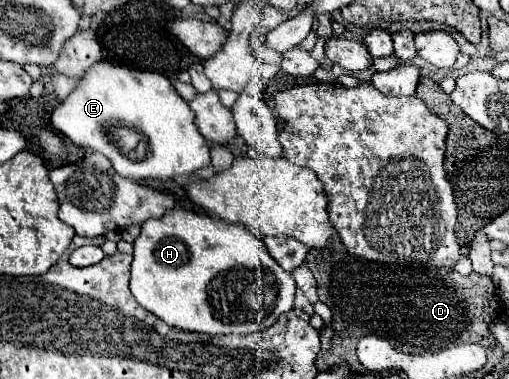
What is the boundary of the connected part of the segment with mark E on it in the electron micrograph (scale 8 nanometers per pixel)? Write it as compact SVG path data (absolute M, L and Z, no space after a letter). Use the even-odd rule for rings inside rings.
M98 60L94 68L88 68L88 72L78 80L72 94L54 108L50 122L76 146L104 154L120 176L136 182L192 174L210 164L206 140L194 126L194 112L188 102L180 98L172 82L158 72L128 68L112 60ZM108 126L142 130L146 152L132 158L124 156L108 134Z

